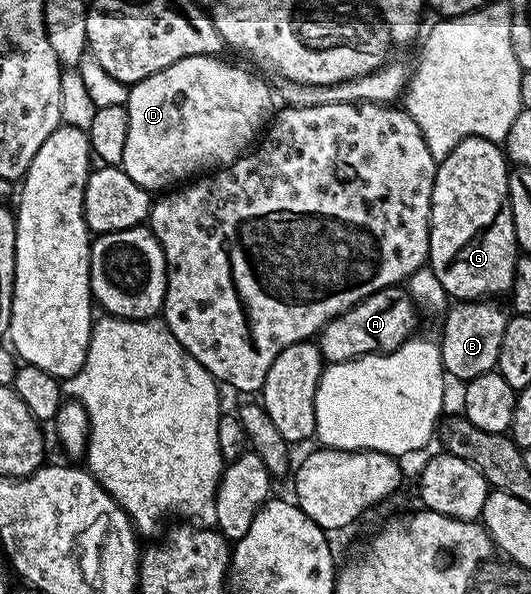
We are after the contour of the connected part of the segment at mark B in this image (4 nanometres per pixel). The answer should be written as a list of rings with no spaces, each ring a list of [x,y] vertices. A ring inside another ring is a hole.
[[[460,300],[447,307],[448,315],[444,318],[444,339],[439,339],[440,358],[444,362],[444,369],[449,375],[461,378],[461,383],[466,384],[471,378],[483,374],[490,374],[496,370],[498,348],[502,348],[502,332],[506,332],[510,314],[503,310],[496,300]]]

